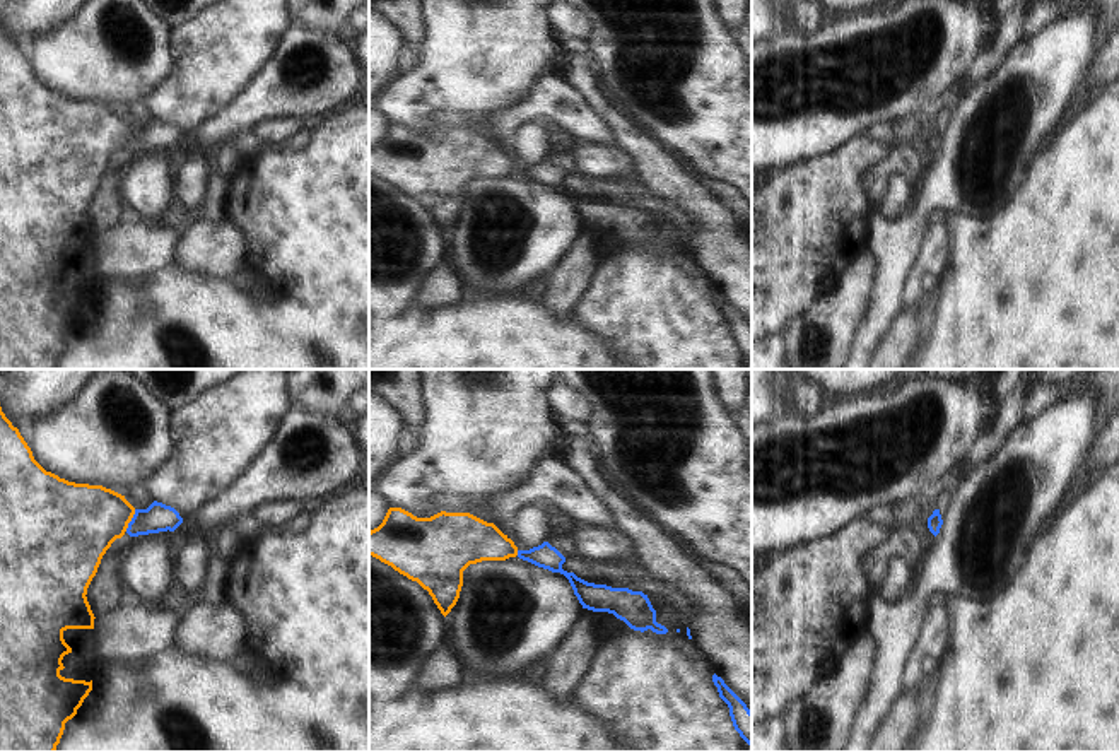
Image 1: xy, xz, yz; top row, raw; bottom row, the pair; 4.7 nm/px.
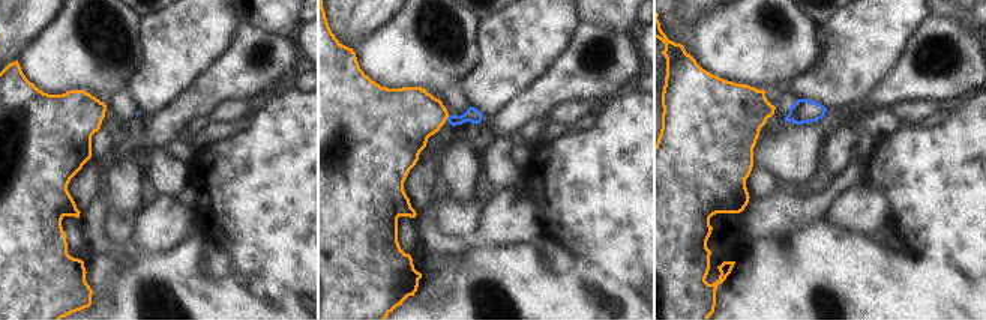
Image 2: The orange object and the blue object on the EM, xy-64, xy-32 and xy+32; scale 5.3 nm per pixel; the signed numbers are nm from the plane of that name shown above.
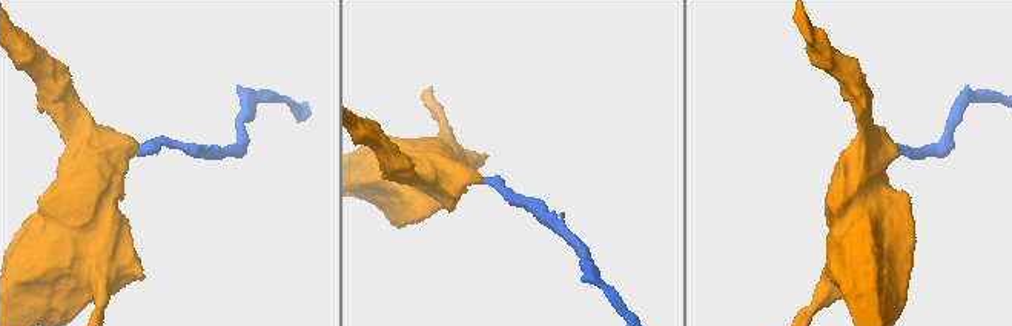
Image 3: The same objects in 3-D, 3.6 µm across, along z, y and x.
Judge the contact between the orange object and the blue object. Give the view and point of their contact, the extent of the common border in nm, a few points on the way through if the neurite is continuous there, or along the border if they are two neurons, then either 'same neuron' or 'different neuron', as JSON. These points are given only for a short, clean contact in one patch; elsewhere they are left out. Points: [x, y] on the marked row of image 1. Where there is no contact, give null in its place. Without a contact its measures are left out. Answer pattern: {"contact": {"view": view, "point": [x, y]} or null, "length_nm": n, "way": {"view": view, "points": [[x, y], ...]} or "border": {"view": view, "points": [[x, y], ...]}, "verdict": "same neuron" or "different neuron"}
{"contact": {"view": "xy", "point": [130, 520]}, "length_nm": 120, "way": {"view": "xy", "points": [[77, 523], [130, 520], [152, 520], [158, 516]]}, "verdict": "same neuron"}

